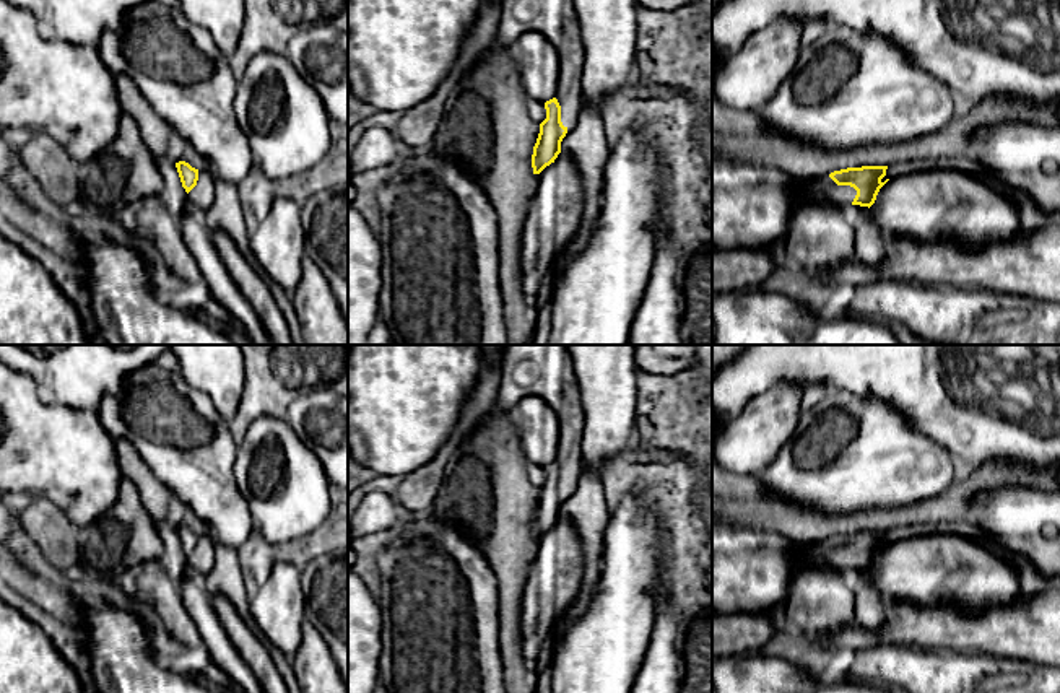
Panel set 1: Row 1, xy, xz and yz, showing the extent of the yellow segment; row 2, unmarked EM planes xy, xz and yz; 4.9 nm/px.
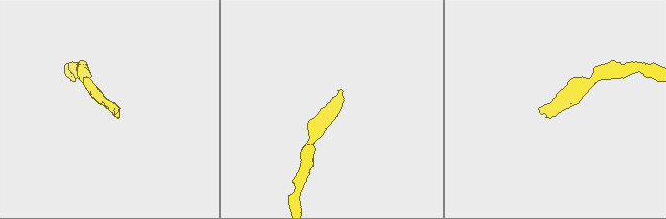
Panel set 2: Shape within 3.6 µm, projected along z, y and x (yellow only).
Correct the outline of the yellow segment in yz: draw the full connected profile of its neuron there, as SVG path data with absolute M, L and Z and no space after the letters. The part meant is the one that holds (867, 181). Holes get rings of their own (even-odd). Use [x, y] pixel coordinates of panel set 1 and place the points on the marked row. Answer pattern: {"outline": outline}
{"outline": "M862 166L834 171L823 177L808 179L806 190L811 197L823 197L832 203L870 208L880 189L889 181L881 181L886 169L888 166Z"}

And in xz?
{"outline": "M501 0L499 8L501 28L497 31L497 46L514 49L515 39L523 31L533 29L541 33L558 49L561 60L559 91L553 99L545 102L546 119L540 124L540 133L532 155L533 174L540 174L561 153L561 142L584 107L580 91L584 57L579 26L572 15L572 0Z"}

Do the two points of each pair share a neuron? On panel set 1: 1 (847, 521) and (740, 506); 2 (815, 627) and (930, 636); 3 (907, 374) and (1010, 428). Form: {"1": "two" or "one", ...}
{"1": "one", "2": "two", "3": "one"}

